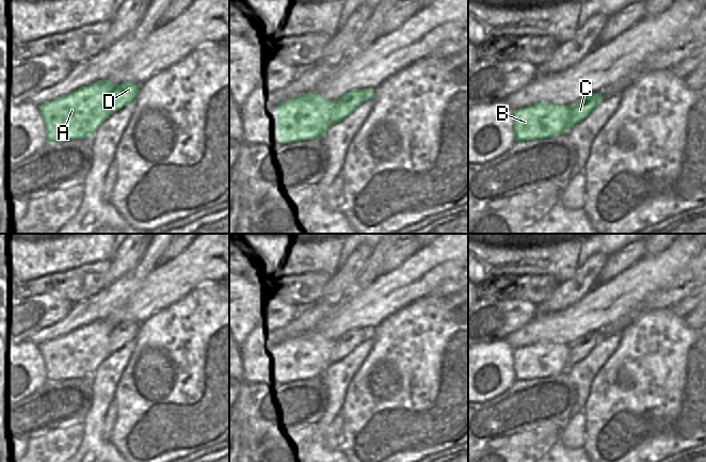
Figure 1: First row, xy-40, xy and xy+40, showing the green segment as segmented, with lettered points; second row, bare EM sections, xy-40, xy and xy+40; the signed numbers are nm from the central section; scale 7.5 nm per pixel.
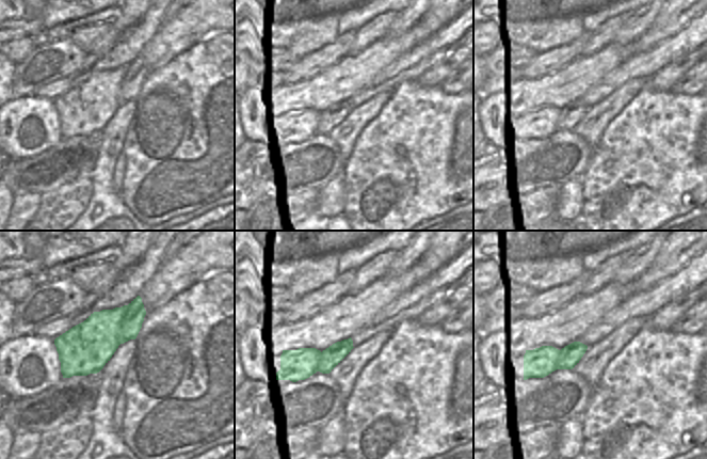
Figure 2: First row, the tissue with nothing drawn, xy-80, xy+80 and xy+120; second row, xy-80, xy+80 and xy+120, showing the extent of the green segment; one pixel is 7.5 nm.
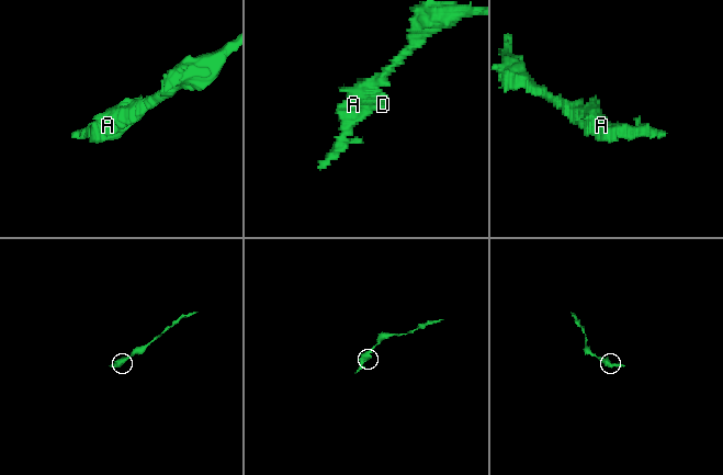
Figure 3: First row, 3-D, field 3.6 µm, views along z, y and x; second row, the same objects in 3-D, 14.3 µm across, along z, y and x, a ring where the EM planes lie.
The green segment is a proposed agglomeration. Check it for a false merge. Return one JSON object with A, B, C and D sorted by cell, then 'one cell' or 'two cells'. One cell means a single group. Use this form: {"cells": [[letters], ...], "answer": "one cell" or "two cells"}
{"cells": [["A", "B", "C", "D"]], "answer": "one cell"}

